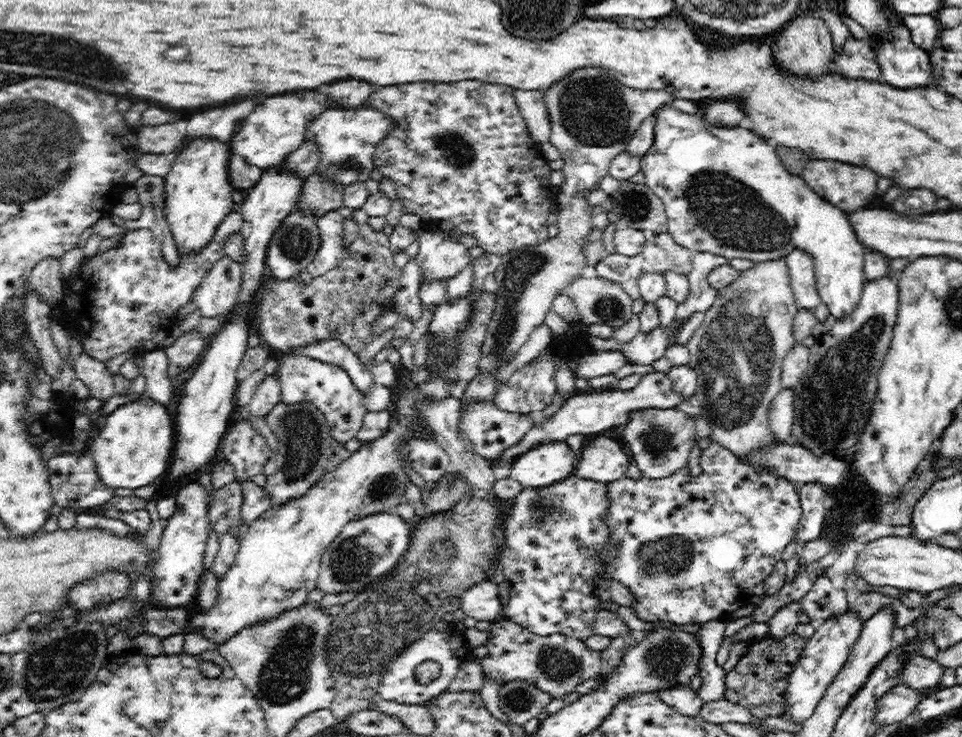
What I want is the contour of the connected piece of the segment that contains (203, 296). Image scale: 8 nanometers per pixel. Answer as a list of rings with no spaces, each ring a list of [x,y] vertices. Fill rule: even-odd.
[[[224,255],[211,265],[192,300],[202,317],[228,316],[242,289],[243,265]]]

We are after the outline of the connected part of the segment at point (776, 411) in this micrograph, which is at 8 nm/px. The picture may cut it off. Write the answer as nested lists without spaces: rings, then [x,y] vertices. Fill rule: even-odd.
[[[782,389],[771,401],[768,426],[776,442],[789,440],[794,424],[794,391]]]

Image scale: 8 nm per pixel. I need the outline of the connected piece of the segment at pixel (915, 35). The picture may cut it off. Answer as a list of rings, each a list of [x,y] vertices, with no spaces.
[[[935,14],[922,16],[904,15],[903,24],[910,30],[912,43],[926,52],[930,52],[938,43],[942,32]]]

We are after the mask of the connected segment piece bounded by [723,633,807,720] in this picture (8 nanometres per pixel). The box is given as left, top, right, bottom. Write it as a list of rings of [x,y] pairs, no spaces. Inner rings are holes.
[[[790,633],[780,640],[770,636],[760,639],[750,646],[748,654],[738,660],[738,664],[726,674],[726,692],[723,698],[747,708],[754,717],[766,719],[769,716],[783,716],[785,688],[790,673],[797,667],[798,659],[806,646],[807,639]]]

